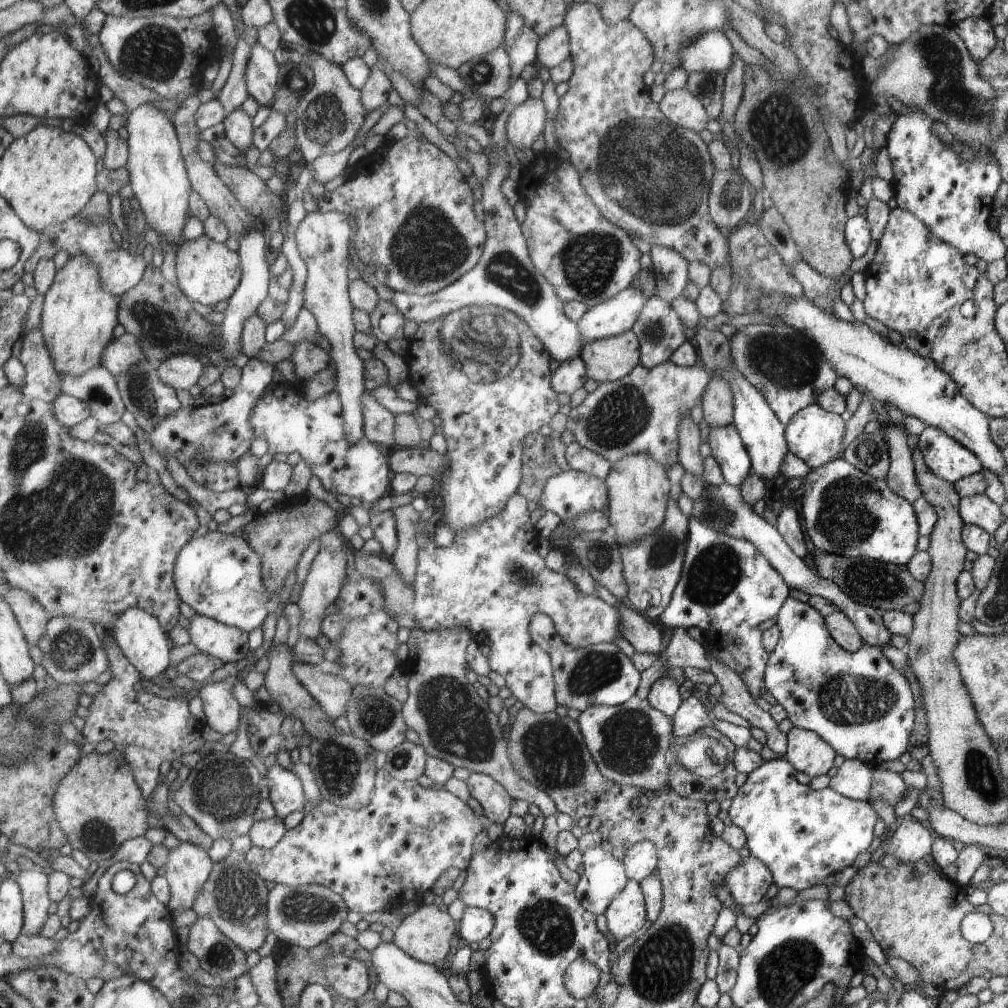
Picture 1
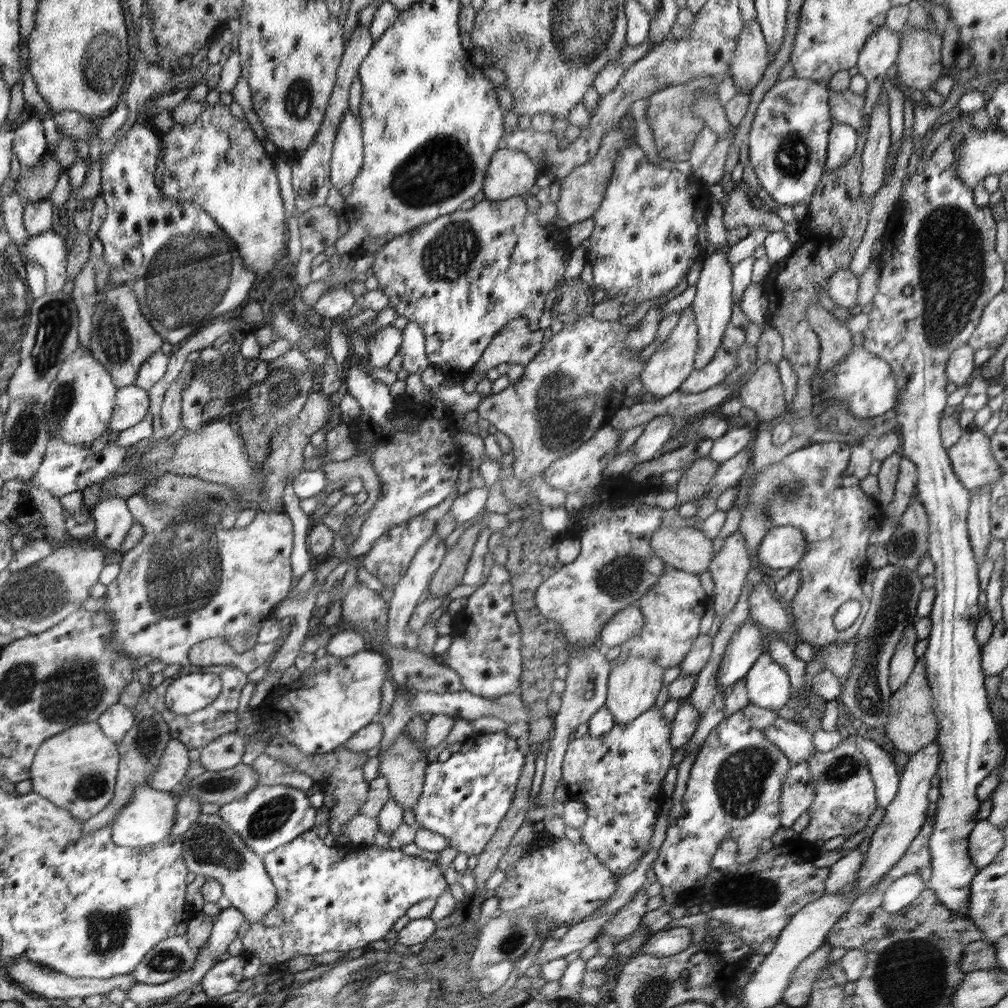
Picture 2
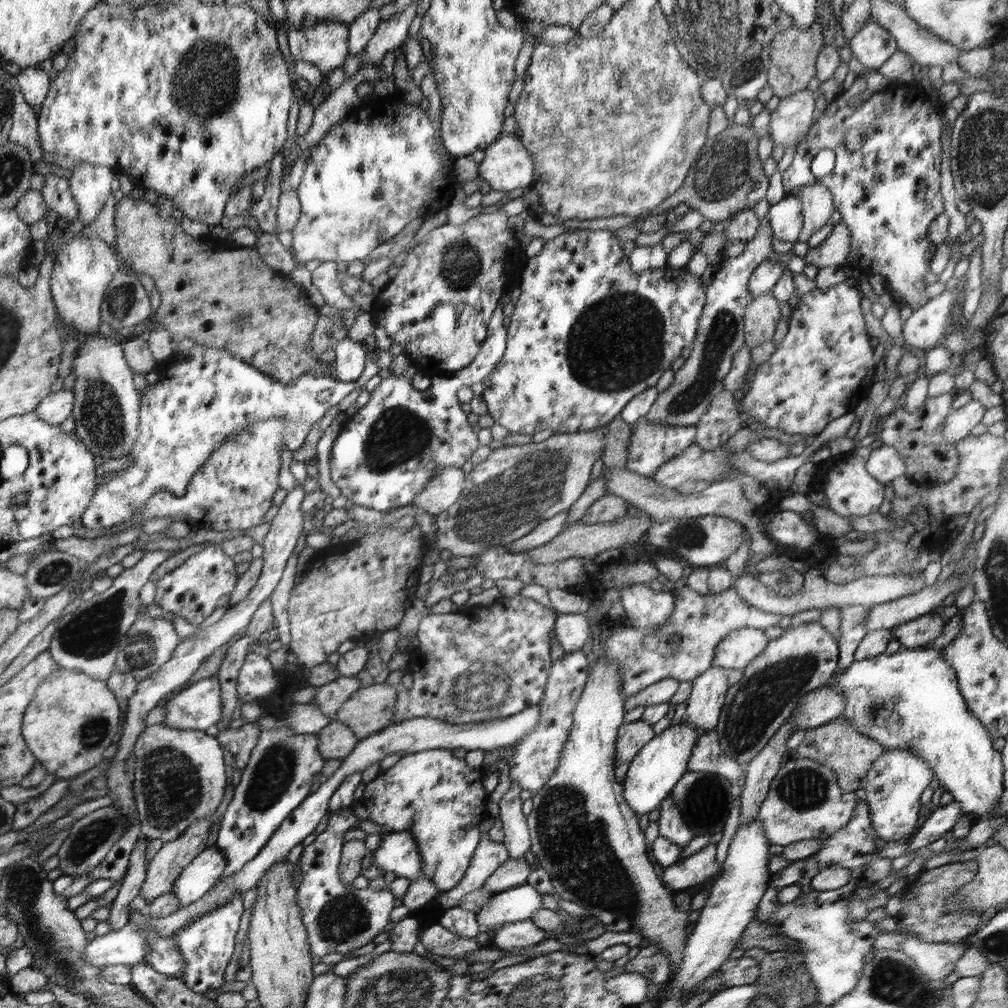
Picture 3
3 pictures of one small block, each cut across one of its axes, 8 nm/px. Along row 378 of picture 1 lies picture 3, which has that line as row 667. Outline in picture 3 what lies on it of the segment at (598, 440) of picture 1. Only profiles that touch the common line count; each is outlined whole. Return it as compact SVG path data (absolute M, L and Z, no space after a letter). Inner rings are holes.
M685 585L683 588L673 589L673 593L676 610L663 625L656 625L654 629L641 629L627 620L618 619L601 642L605 658L611 658L611 662L618 662L623 667L622 691L625 700L665 678L680 682L694 681L711 668L718 646L733 630L749 626L764 631L778 625L781 619L778 614L751 606L733 586L724 592L708 591L707 594L700 594ZM672 635L681 636L677 644L669 644Z

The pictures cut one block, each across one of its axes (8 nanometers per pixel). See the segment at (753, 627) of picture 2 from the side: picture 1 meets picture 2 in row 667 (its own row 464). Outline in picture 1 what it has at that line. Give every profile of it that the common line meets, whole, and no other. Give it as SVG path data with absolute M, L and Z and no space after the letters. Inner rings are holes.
M734 423L722 428L710 426L710 434L703 442L709 444L711 455L728 484L739 486L748 474L754 472L751 455Z

